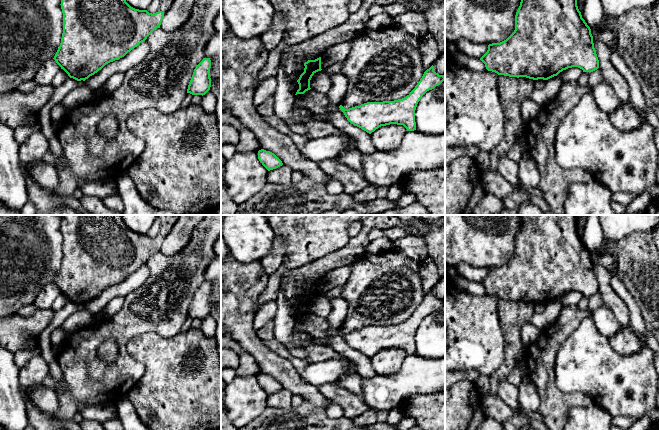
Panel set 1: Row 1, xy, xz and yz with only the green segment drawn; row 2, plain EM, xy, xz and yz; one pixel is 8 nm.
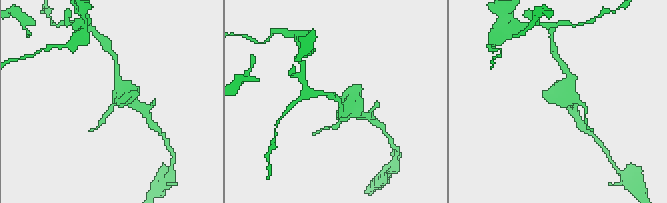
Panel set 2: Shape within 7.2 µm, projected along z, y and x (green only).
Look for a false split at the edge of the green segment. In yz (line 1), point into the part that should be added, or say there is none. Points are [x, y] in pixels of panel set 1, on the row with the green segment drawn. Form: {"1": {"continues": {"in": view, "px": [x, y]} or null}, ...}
{"1": {"continues": null}}

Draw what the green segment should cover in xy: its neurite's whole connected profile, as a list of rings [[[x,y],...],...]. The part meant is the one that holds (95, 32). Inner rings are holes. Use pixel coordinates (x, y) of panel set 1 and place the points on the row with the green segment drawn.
[[[61,0],[60,5],[63,13],[63,33],[53,59],[70,78],[77,81],[85,81],[106,64],[124,57],[144,42],[155,29],[160,28],[164,17],[162,11],[152,14],[147,10],[135,9],[126,0]]]

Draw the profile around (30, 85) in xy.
[[[29,80],[27,82],[22,83],[21,85],[19,85],[16,88],[16,91],[28,93],[28,92],[33,91],[37,86],[38,86],[38,84],[34,80]]]

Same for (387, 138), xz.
[[[390,124],[381,126],[371,133],[371,140],[377,150],[394,152],[407,129],[403,125]]]

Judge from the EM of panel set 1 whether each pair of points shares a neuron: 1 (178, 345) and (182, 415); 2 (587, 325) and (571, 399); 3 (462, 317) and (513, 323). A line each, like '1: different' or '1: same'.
1: same
2: different
3: different

